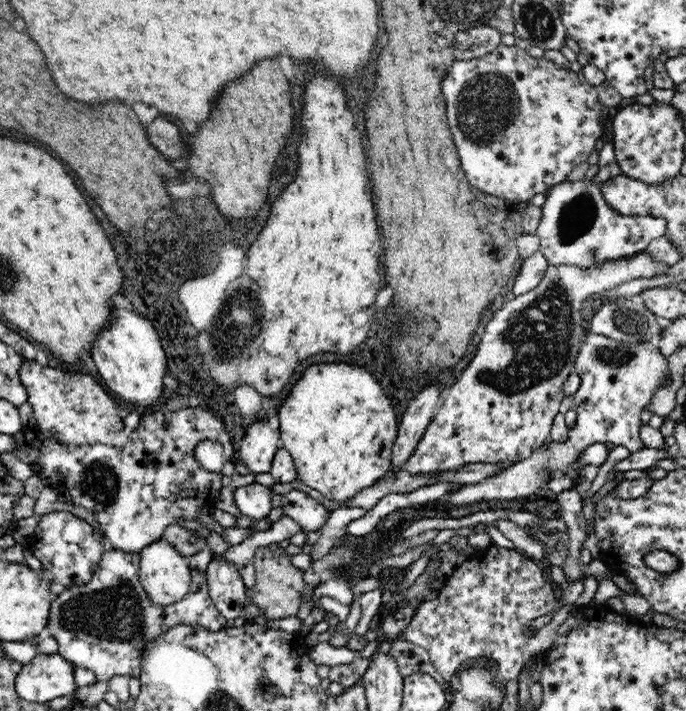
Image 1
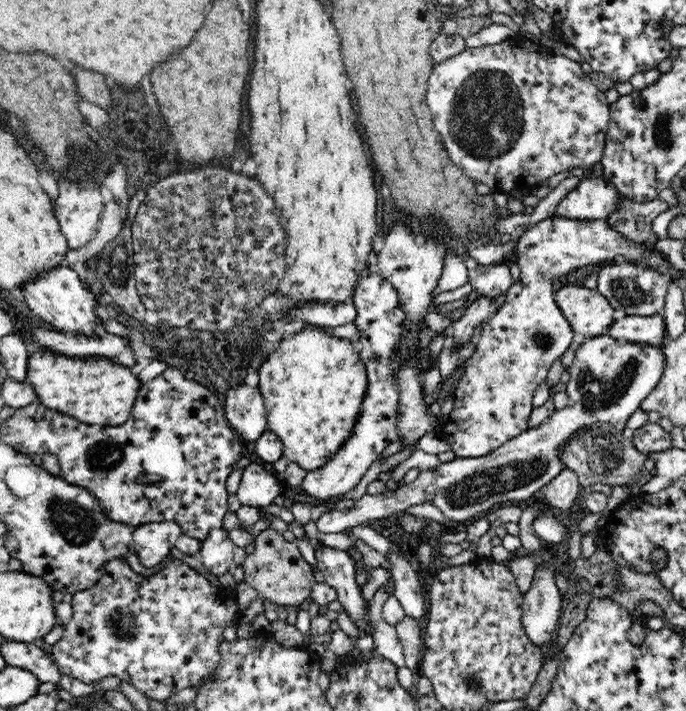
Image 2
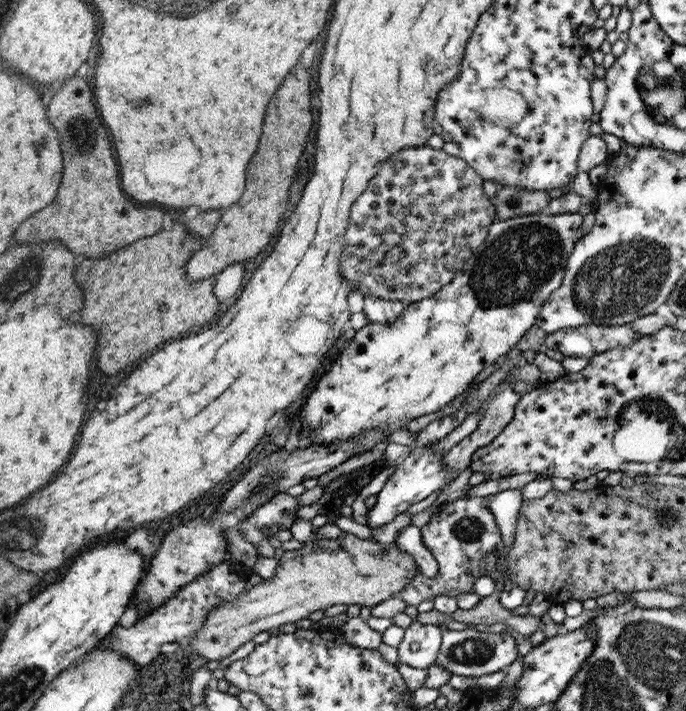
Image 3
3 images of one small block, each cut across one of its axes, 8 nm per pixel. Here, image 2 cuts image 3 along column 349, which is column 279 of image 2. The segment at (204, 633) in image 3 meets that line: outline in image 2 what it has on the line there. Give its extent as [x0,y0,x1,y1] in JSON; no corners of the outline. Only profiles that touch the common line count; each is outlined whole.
[243,528,317,606]

